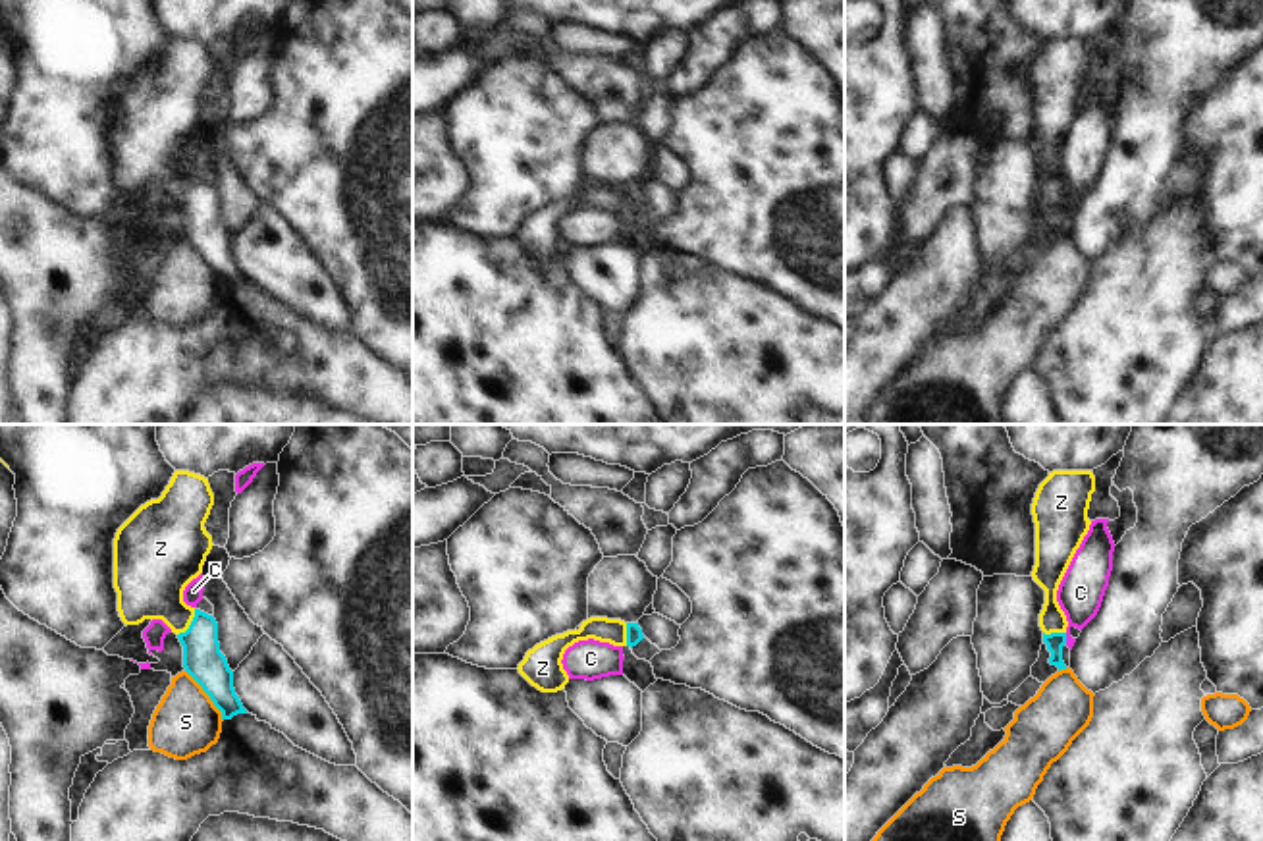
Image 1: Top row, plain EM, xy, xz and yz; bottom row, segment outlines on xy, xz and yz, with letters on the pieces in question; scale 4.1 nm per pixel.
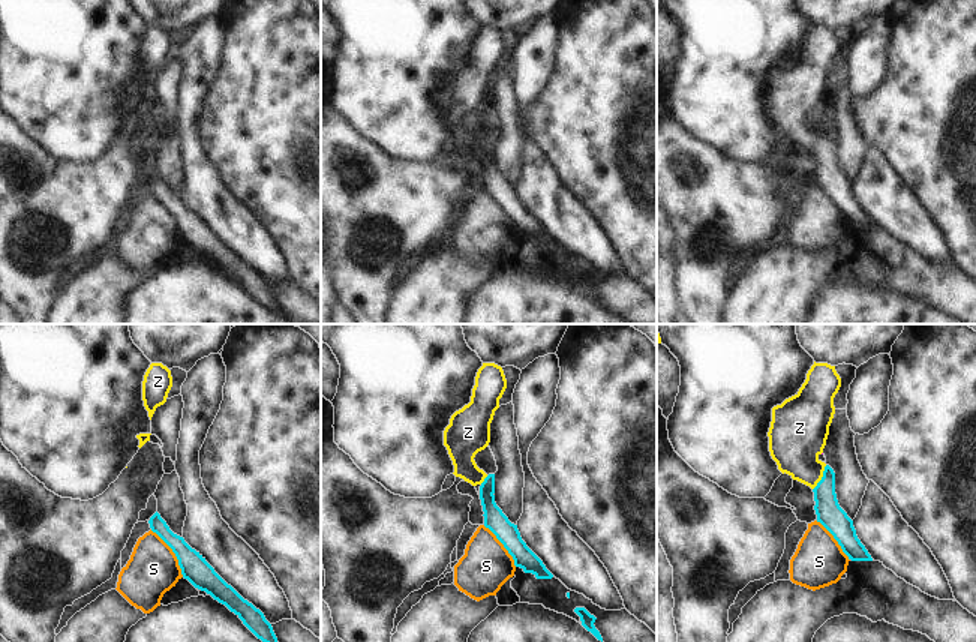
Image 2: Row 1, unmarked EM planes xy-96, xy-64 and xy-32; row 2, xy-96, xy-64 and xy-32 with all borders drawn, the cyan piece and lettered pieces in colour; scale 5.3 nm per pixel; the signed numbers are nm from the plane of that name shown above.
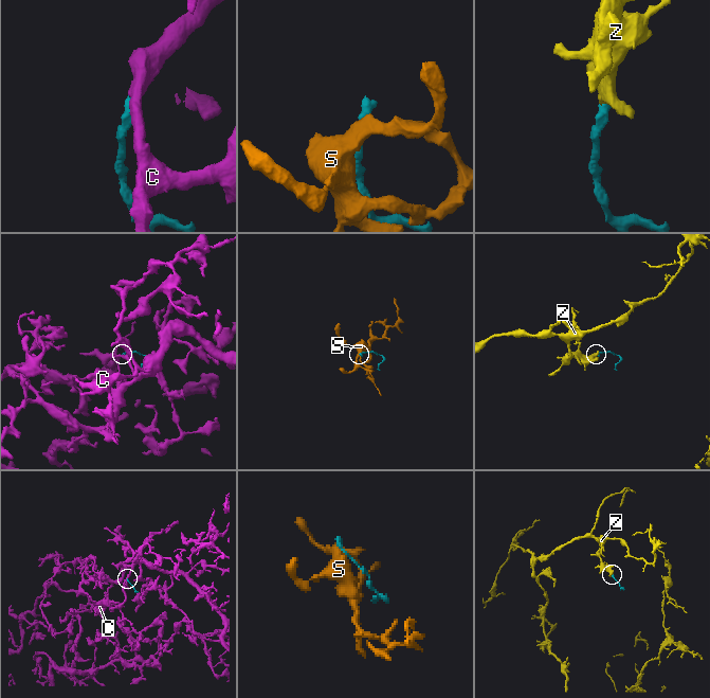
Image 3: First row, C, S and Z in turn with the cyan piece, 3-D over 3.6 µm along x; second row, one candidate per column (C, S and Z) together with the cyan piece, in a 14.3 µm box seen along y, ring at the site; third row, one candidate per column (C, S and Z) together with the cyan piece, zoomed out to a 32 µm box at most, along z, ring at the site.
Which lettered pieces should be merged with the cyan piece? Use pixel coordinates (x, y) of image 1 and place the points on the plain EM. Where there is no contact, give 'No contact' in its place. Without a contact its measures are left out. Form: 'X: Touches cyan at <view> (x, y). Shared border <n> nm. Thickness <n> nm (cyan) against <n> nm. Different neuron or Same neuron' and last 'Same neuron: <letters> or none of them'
C: Touches cyan at yz (1065, 207). Shared border 50 nm. Thickness 80 nm (cyan) against 190 nm. Different neuron
S: Touches cyan at xy (207, 261). Shared border 260 nm. Thickness 160 nm (cyan) against 280 nm. Different neuron
Z: Touches cyan at xy (191, 191). Shared border 130 nm. Thickness 160 nm (cyan) against 280 nm. Same neuron
Same neuron: Z

